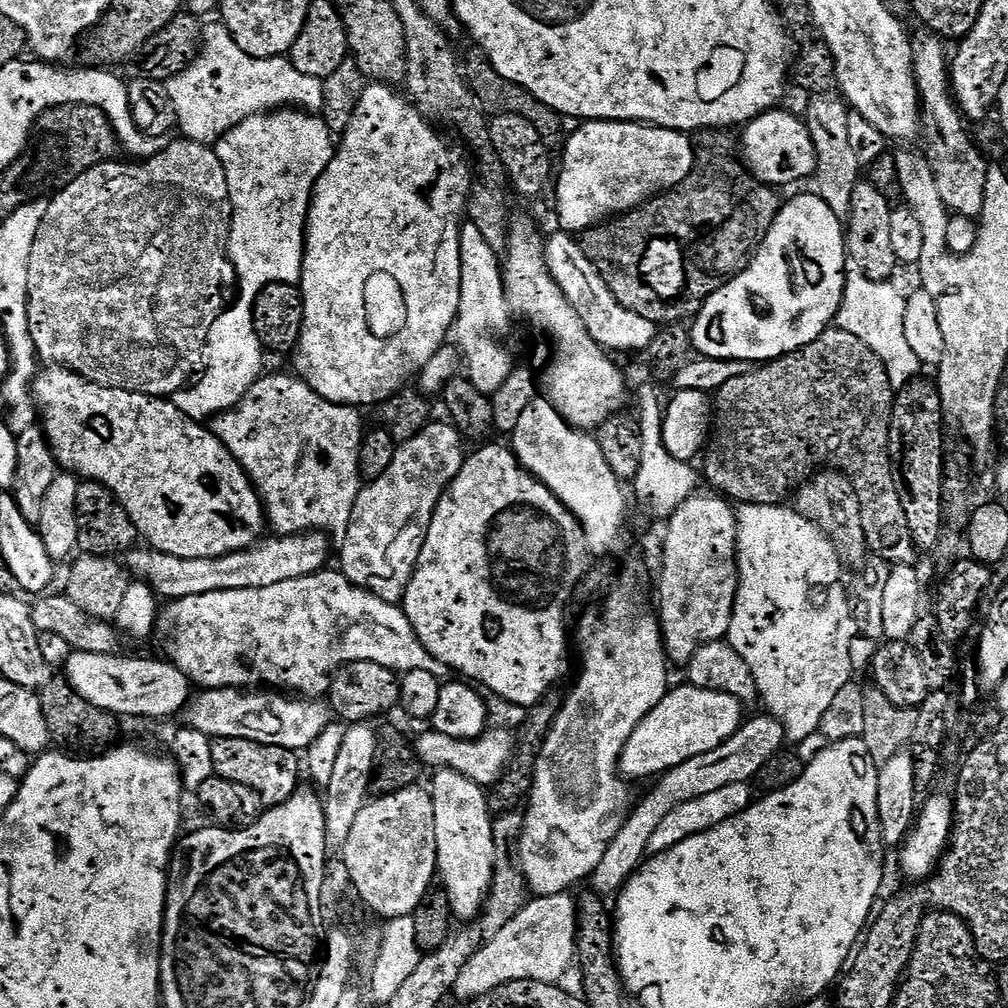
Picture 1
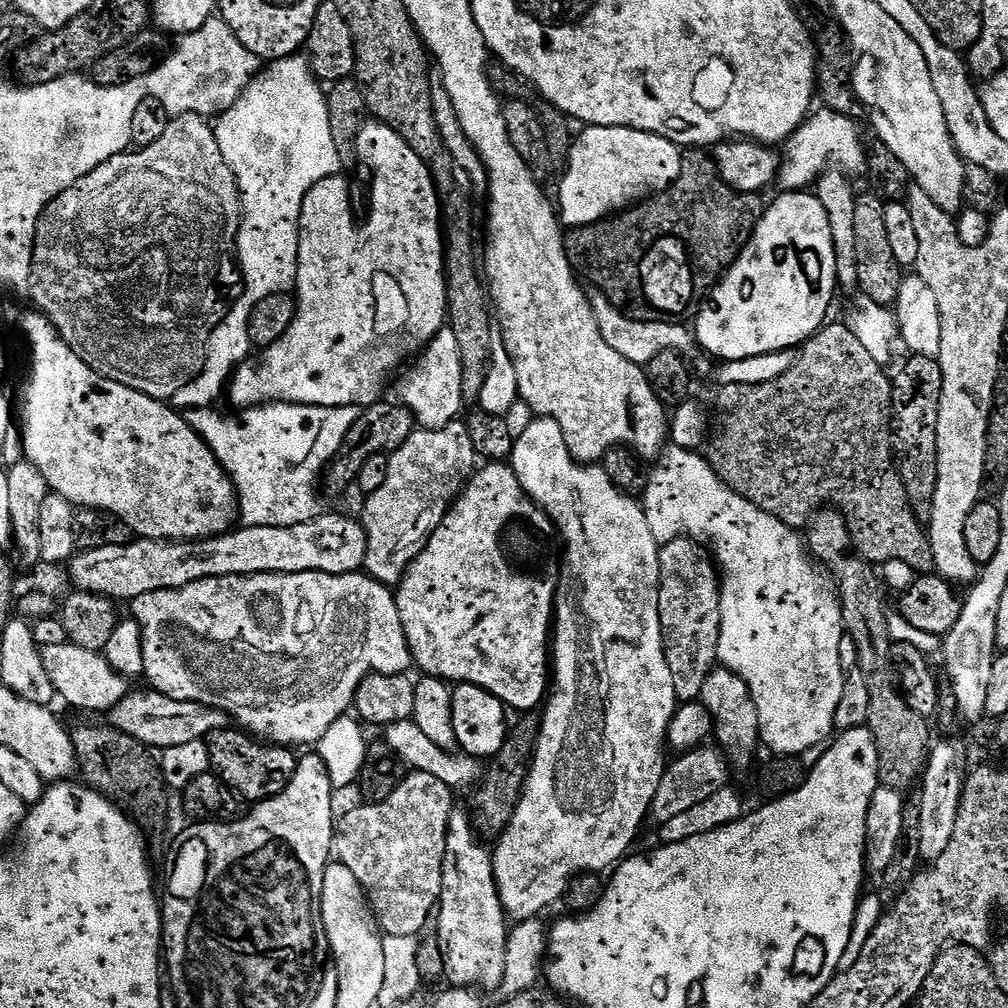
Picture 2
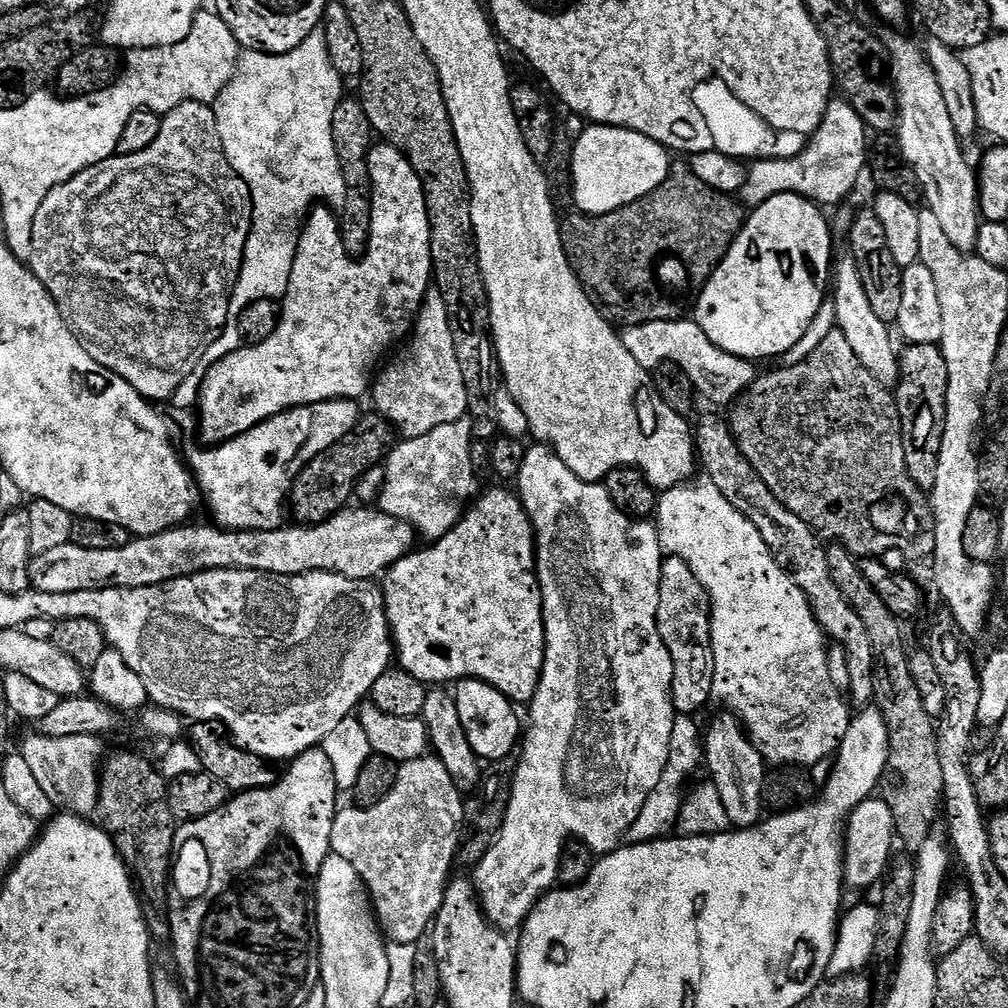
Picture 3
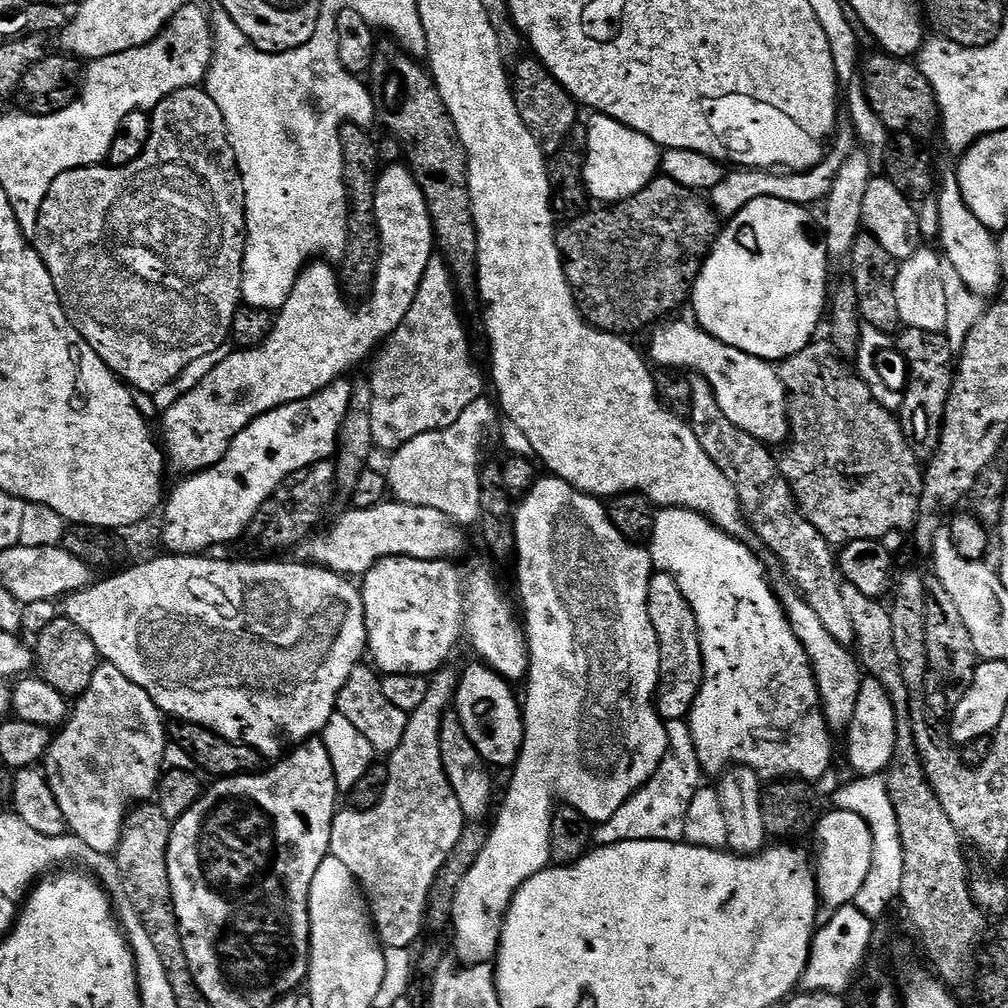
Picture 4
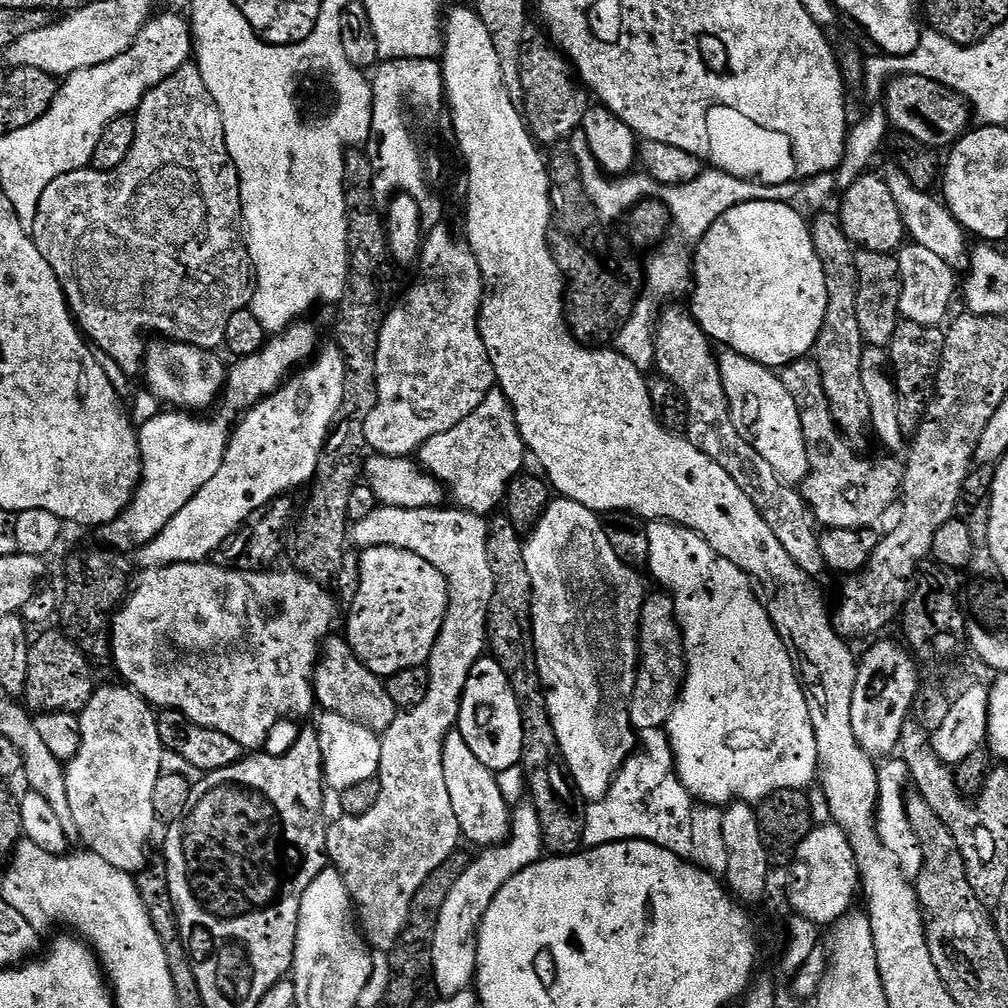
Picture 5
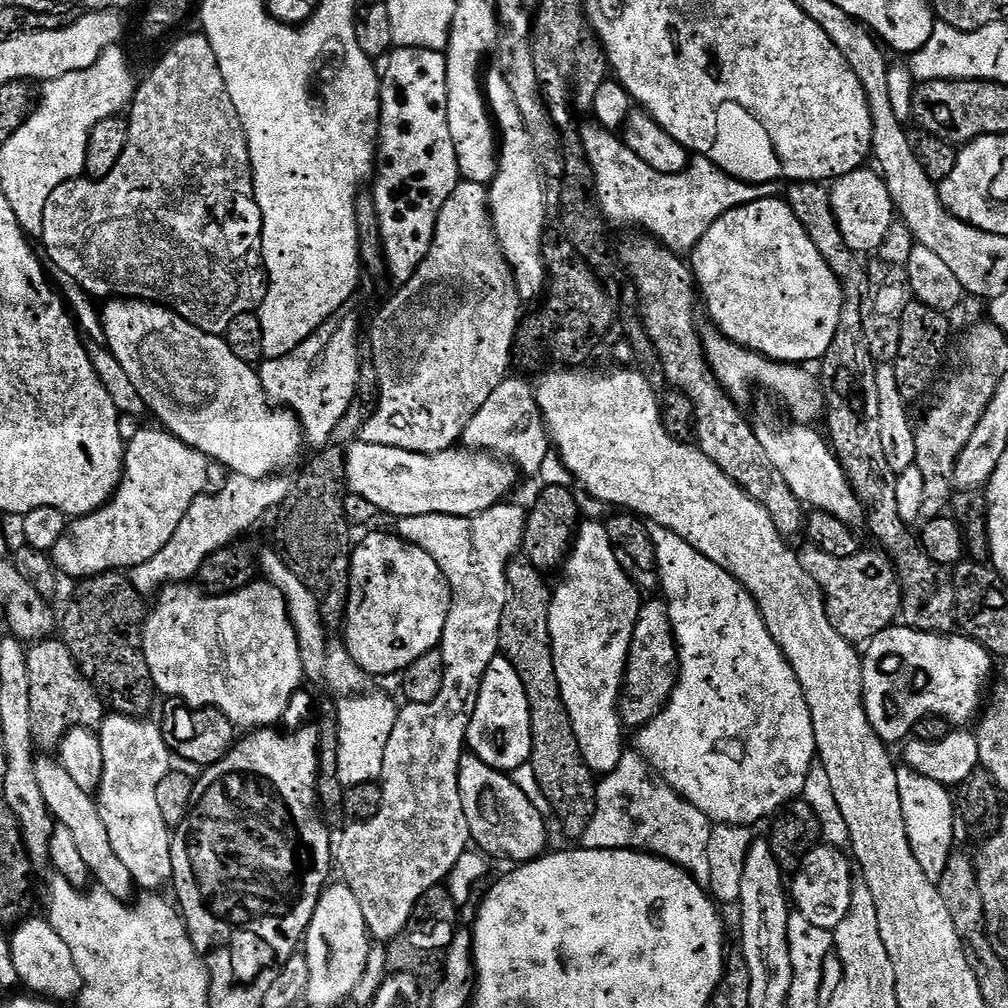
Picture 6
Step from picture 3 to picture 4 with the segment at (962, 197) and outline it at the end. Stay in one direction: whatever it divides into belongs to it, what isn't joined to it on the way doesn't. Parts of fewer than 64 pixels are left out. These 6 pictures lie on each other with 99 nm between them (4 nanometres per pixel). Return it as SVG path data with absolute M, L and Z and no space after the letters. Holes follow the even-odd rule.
M955 175L941 179L938 184L936 200L936 220L940 223L940 244L943 259L958 272L962 282L974 294L990 298L1005 283L1000 272L999 246L997 237L978 218L974 218L970 206L962 198L962 190L958 186Z

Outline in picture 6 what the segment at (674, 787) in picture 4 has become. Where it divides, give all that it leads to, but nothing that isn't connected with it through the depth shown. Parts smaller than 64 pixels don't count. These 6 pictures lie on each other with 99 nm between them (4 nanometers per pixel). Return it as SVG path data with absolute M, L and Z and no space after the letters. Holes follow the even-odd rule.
M628 750L623 753L618 762L618 766L614 766L612 772L605 772L599 777L598 783L595 785L596 790L596 809L590 818L590 822L586 826L586 830L580 835L579 847L589 848L590 850L618 850L619 848L629 848L632 852L649 852L652 856L660 856L663 860L668 860L672 864L677 864L682 870L688 872L695 878L700 885L707 885L712 879L710 874L710 842L712 841L713 821L708 819L706 814L702 814L702 810L698 810L698 806L694 806L688 800L682 797L672 789L672 785L667 780L661 778L654 771L651 764L635 750Z

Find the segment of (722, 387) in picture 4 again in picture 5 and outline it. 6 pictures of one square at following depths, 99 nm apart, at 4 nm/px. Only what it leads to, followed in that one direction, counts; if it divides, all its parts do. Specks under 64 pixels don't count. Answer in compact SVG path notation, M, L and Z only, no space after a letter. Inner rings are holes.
M731 350L723 351L719 361L728 403L755 449L770 462L784 483L793 486L803 483L811 471L801 414L781 377L764 364Z

